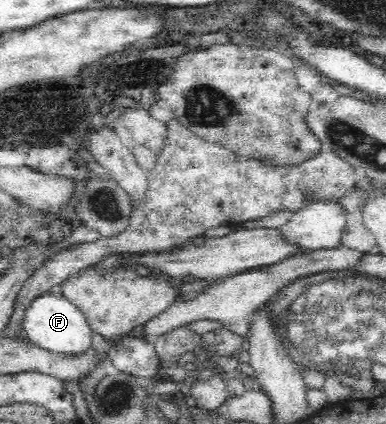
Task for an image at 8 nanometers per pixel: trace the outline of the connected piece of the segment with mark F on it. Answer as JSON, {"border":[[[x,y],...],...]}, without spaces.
{"border":[[[47,291],[33,297],[21,317],[27,337],[39,347],[55,353],[81,353],[91,345],[91,333],[84,313],[68,298]]]}

